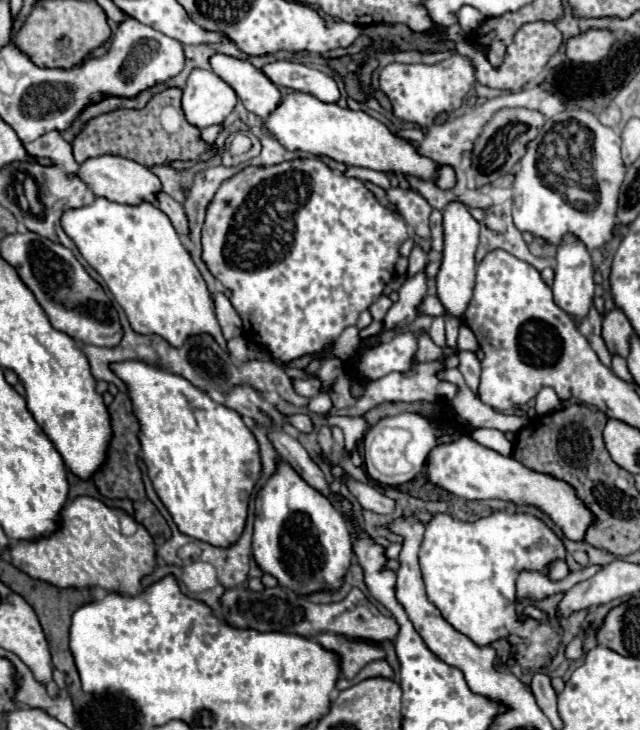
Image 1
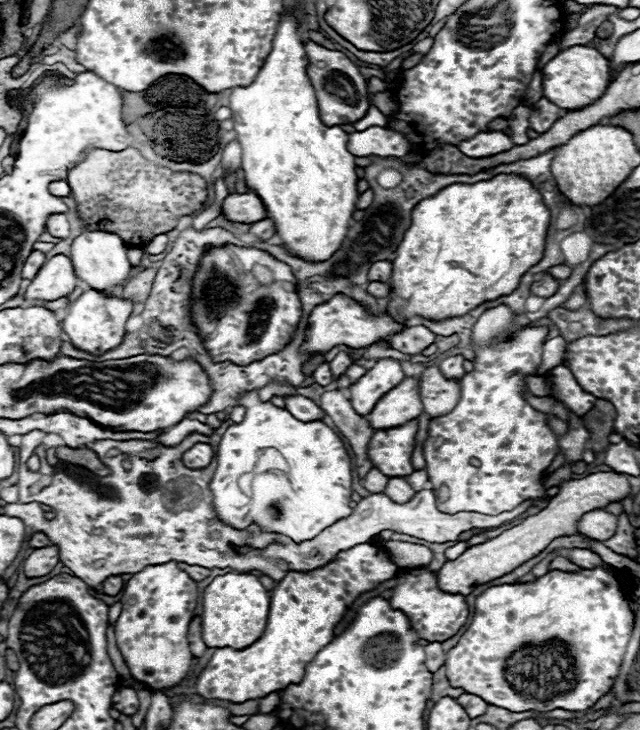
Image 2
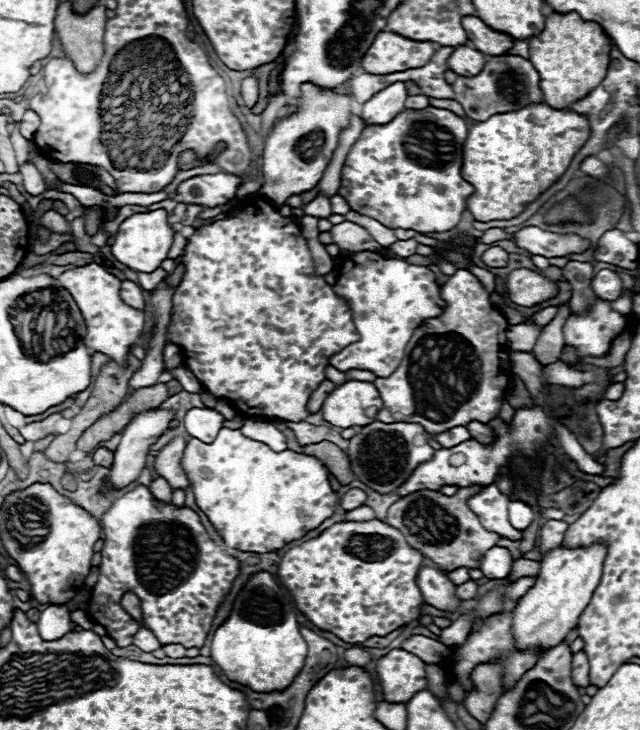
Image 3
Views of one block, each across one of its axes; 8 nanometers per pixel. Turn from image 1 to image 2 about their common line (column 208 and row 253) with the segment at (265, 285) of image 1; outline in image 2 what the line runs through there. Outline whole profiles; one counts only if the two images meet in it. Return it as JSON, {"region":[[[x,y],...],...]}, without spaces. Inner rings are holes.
{"region":[[[224,244],[218,248],[210,248],[196,268],[192,278],[192,322],[196,326],[198,336],[204,342],[206,352],[212,362],[232,362],[238,366],[262,360],[274,352],[280,352],[294,338],[300,318],[302,318],[302,302],[298,296],[298,280],[292,274],[290,266],[276,260],[266,250],[258,248],[242,248],[234,244]]]}

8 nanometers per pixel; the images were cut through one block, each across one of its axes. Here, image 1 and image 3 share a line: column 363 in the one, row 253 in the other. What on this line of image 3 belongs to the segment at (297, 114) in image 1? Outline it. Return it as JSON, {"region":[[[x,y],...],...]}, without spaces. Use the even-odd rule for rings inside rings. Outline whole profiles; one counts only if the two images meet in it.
{"region":[[[166,210],[142,212],[142,214],[134,214],[134,216],[126,218],[120,224],[120,228],[116,232],[116,238],[114,238],[112,246],[110,246],[112,256],[120,264],[124,264],[124,266],[128,266],[128,268],[132,268],[136,272],[152,272],[152,270],[156,270],[160,266],[160,262],[168,258],[168,250],[172,246],[172,236],[174,236],[174,230],[170,228],[166,218],[168,218]]]}

